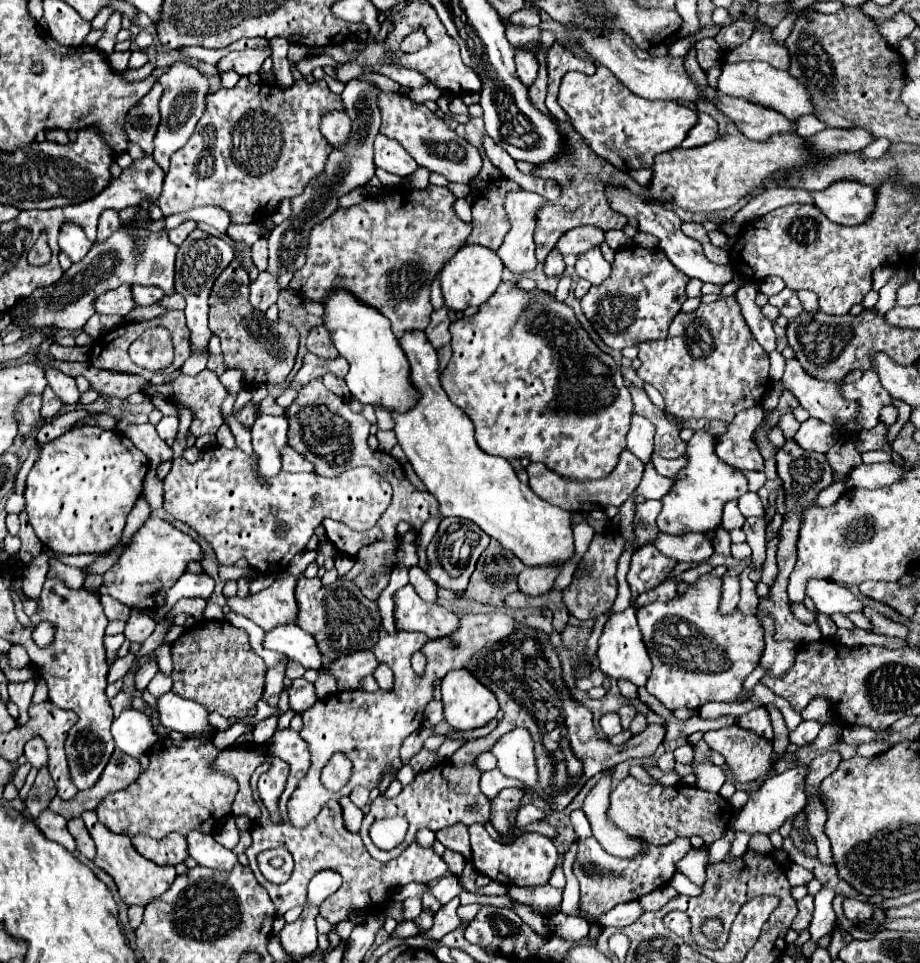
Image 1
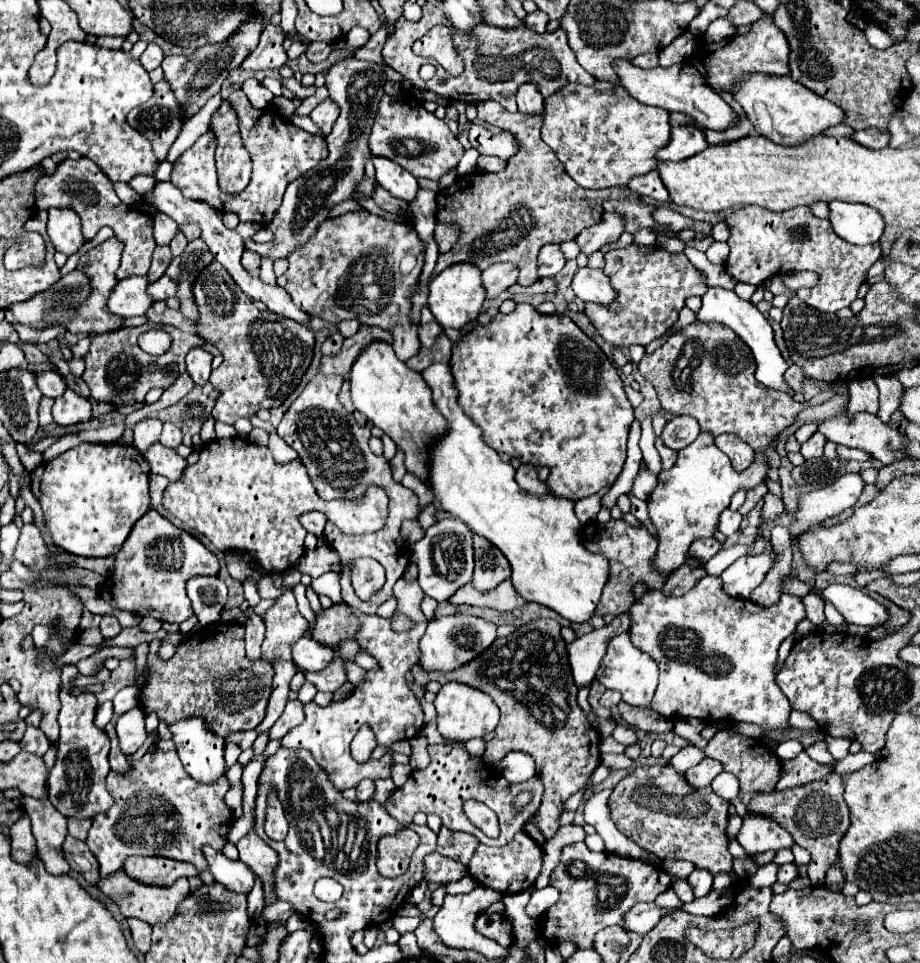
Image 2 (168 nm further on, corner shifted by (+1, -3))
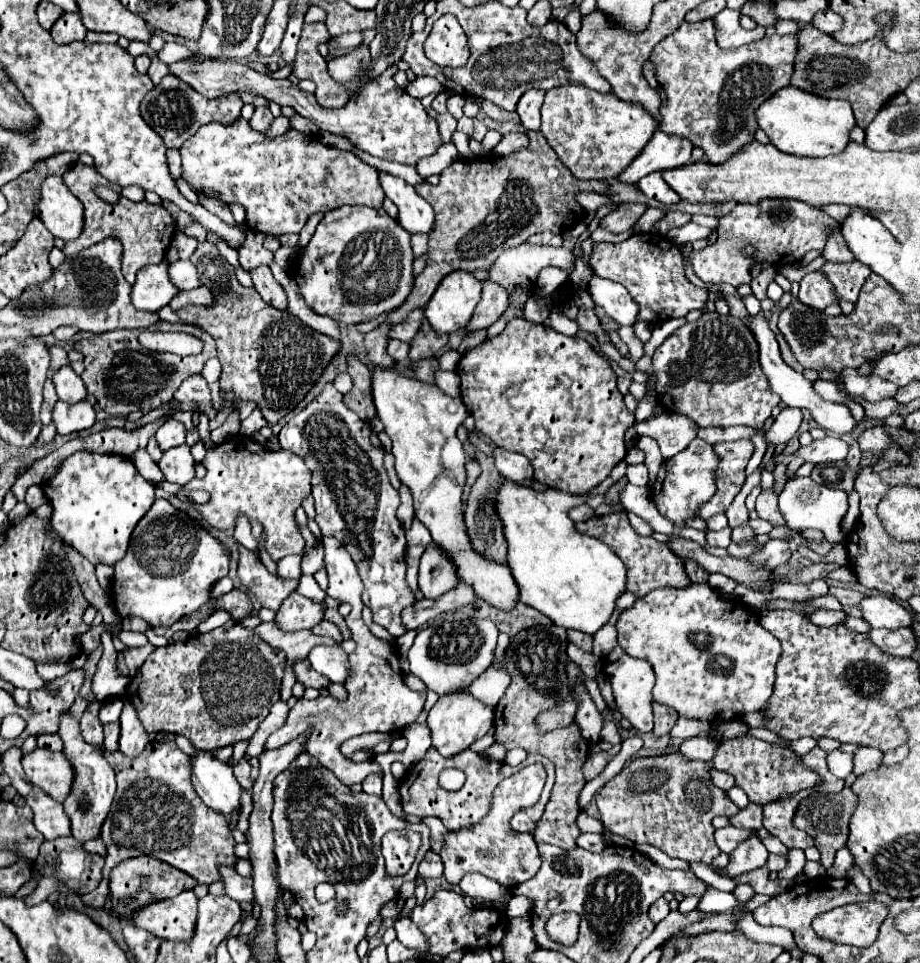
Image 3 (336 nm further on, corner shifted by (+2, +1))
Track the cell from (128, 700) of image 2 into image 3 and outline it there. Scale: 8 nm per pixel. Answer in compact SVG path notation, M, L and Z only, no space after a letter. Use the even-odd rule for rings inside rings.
M108 699L108 701L104 701L102 707L100 707L100 715L98 715L100 723L106 725L106 723L112 723L112 721L118 721L120 713L122 713L122 705L124 703L120 699Z

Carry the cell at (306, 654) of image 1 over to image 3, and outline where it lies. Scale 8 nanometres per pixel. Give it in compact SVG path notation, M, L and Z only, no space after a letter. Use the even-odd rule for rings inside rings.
M318 645L310 651L308 661L318 673L322 673L334 683L346 683L346 679L350 677L348 653L340 645L332 645L332 647Z

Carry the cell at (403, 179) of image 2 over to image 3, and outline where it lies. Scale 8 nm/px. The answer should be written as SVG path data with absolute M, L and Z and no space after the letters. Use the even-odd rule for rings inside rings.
M388 173L380 175L380 183L386 197L398 207L398 223L408 233L430 235L434 231L434 209L432 205L428 205L428 201L418 197L410 183Z

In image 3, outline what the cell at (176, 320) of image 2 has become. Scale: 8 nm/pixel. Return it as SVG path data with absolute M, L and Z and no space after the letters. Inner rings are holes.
M200 243L196 253L190 257L190 261L196 265L202 283L208 285L212 289L212 293L216 295L216 303L210 305L210 307L196 307L196 305L194 307L184 307L184 309L178 311L178 317L182 321L200 325L216 341L218 361L222 363L220 387L234 391L235 396L235 410L228 415L228 419L224 421L222 427L212 431L212 441L218 445L218 443L228 441L239 433L241 419L236 405L241 401L256 401L256 405L262 409L262 415L268 421L268 425L274 425L284 415L288 415L306 397L306 393L318 381L324 367L328 367L328 363L334 359L334 355L338 355L340 343L322 335L322 333L318 333L318 331L314 331L314 329L310 329L308 325L302 325L302 321L298 321L298 317L290 315L288 311L278 311L278 309L270 307L268 303L264 303L258 297L256 289L242 287L236 279L236 275L234 275L234 267L218 253L214 243Z

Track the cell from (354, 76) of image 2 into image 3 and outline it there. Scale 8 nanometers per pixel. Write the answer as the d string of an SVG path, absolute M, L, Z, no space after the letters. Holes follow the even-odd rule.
M356 47L346 55L328 61L328 71L338 83L356 83L358 73L370 65L368 47Z

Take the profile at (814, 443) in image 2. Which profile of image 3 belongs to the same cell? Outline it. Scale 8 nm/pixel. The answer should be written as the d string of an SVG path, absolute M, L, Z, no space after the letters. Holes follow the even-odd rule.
M824 437L822 441L814 441L808 447L800 447L796 451L798 457L812 465L822 465L822 463L832 463L846 459L848 455L848 443L838 439L838 437Z

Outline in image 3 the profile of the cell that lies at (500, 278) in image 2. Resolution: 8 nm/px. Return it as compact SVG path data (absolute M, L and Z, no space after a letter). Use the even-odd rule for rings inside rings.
M482 283L482 299L470 319L470 325L466 327L466 335L480 331L480 329L488 329L492 323L496 323L502 313L508 309L508 293L502 285L496 283Z

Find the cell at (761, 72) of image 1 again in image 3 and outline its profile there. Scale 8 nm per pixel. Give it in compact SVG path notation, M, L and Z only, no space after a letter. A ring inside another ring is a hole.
M790 85L760 105L758 125L770 137L770 143L782 153L798 157L828 157L846 149L850 143L850 131L856 127L856 121L848 101L824 99Z

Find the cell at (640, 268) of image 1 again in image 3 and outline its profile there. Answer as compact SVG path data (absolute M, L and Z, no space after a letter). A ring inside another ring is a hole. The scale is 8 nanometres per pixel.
M634 233L622 243L594 243L590 263L596 275L622 283L638 303L638 321L662 323L674 317L686 317L694 309L706 309L708 289L696 287L684 273L684 255L676 243L660 233Z

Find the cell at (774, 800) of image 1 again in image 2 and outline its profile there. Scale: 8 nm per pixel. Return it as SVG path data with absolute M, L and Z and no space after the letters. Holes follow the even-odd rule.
M747 813L743 817L743 825L739 829L737 841L751 855L767 849L779 851L795 843L793 837L787 831L783 831L781 825L775 825L771 817L759 817L759 813Z

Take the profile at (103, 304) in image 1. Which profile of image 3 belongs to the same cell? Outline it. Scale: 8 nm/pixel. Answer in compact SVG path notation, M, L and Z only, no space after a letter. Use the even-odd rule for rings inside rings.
M162 261L138 271L136 283L132 287L132 303L136 309L158 311L166 307L178 293L180 291L170 281L168 263Z

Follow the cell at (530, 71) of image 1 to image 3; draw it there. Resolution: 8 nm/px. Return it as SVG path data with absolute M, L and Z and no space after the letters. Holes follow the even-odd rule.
M528 89L522 99L518 101L516 113L520 115L520 123L526 131L538 131L540 129L540 107L544 101L544 91Z

